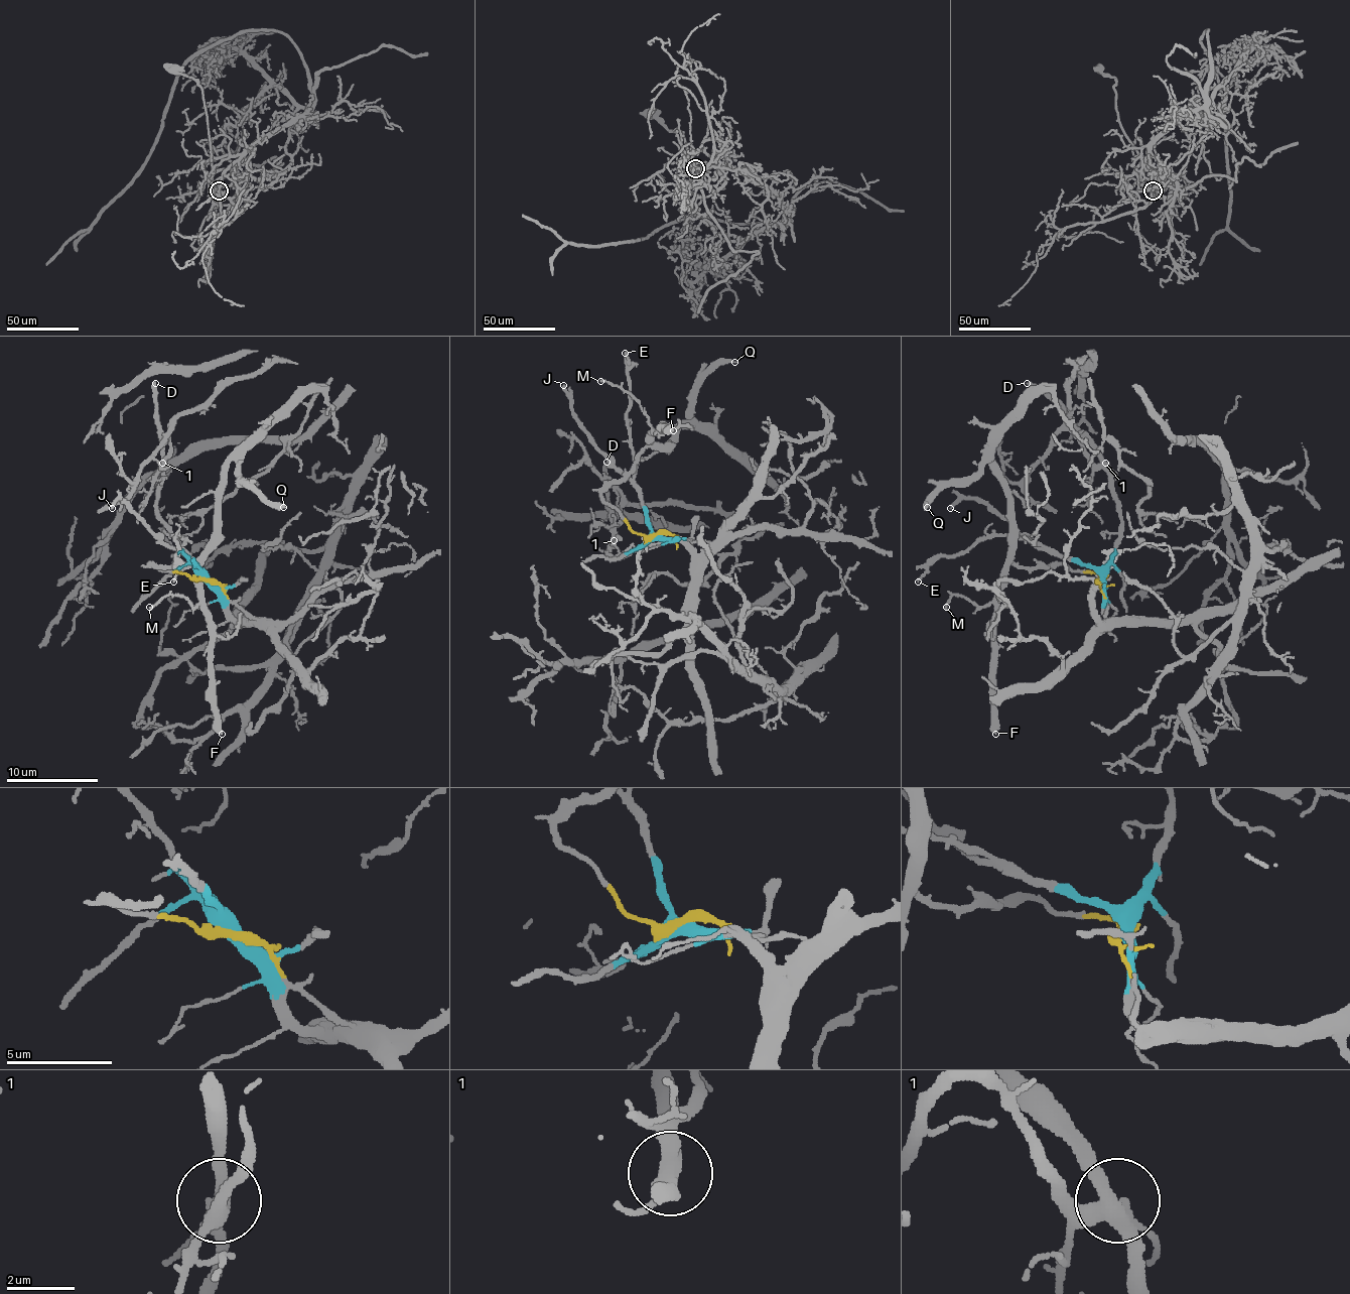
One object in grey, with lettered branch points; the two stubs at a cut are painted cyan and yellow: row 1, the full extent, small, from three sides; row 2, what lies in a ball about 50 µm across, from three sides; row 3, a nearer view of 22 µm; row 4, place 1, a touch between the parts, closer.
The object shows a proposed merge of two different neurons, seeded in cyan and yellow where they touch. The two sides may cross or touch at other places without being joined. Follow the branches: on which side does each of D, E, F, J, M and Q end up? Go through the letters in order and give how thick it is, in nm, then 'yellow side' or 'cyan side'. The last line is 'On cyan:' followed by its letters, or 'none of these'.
D: calibre 320 nm; cyan side
E: calibre 170 nm; cyan side
F: calibre 420 nm; yellow side
J: calibre 220 nm; cyan side
M: calibre 160 nm; yellow side
Q: calibre 340 nm; yellow side
On cyan: D, E, J

